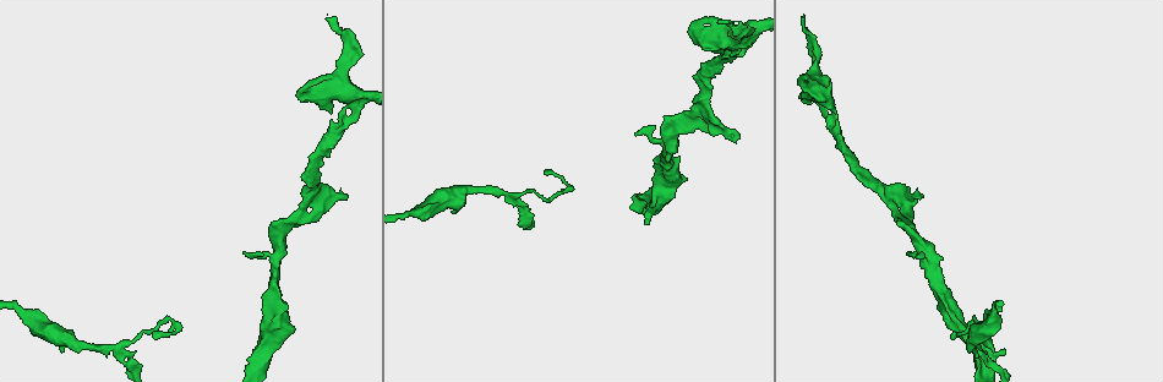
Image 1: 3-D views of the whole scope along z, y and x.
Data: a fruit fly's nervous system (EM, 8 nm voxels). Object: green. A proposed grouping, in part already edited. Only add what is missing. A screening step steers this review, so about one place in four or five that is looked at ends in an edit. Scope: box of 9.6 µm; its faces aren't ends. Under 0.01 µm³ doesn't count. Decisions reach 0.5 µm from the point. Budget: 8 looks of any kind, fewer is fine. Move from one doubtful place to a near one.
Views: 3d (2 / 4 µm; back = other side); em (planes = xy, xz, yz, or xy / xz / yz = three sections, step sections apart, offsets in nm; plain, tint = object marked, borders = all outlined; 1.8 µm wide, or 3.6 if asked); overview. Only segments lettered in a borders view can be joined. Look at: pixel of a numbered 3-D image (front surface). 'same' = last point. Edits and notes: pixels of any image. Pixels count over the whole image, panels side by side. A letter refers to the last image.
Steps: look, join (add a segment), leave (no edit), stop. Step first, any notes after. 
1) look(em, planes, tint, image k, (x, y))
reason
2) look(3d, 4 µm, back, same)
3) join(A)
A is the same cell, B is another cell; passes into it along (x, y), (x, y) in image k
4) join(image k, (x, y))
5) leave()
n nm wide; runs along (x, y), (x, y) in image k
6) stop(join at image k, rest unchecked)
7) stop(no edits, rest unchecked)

look(3d, 2 µm, back, image 1, (804, 18))
branch stops here

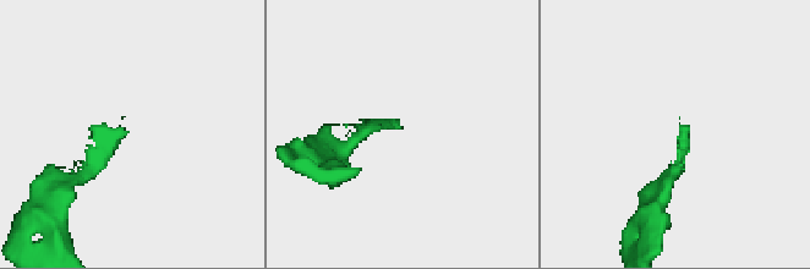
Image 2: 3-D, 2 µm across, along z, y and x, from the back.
look(em, xy, step 8, borders, image 2, (682, 132))
now the EM

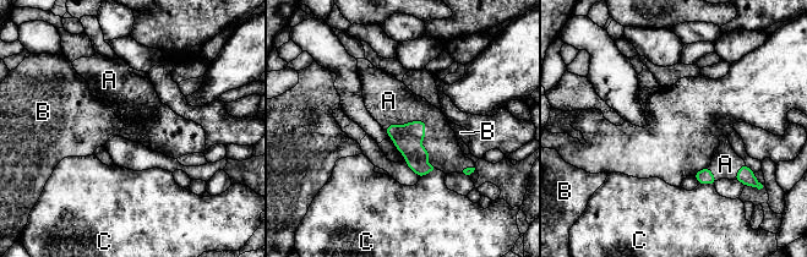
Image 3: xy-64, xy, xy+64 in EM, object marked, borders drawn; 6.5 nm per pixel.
join(A)
190 nm wide; A is the same cell, B and C are other cells; the neuron continues

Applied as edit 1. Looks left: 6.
look(3d, 4 µm, image 1, (245, 252))
thin end

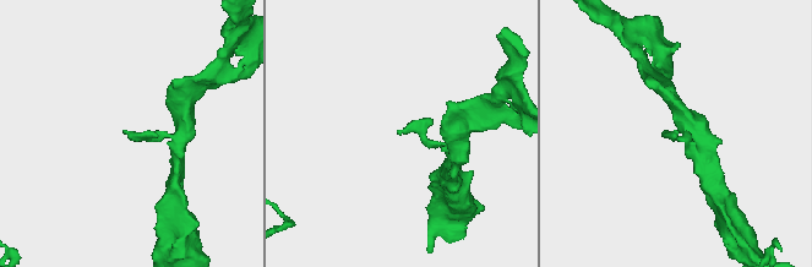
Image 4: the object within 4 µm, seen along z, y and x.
look(em, planes, plain, image 4, (124, 130))
shape alone is not enough

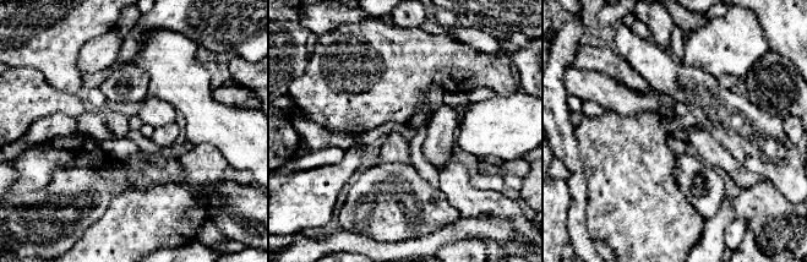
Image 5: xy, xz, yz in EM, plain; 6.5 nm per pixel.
look(em, planes, borders, same)
what lies round it

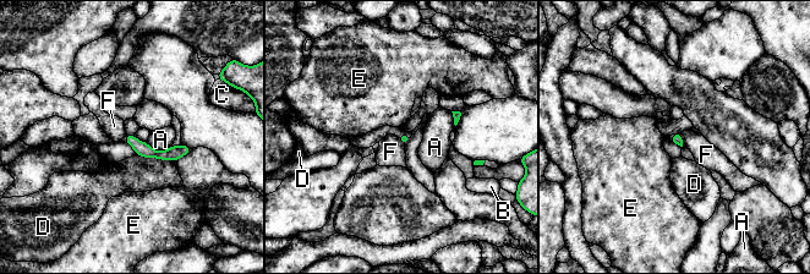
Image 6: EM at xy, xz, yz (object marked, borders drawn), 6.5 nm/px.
leave()
A, B, C, D, E and F are other cells; runs along (129, 137), (156, 154), (186, 149) in image 6; none of them fits

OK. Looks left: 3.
look(3d, 4 µm, image 1, (115, 349))
a fork

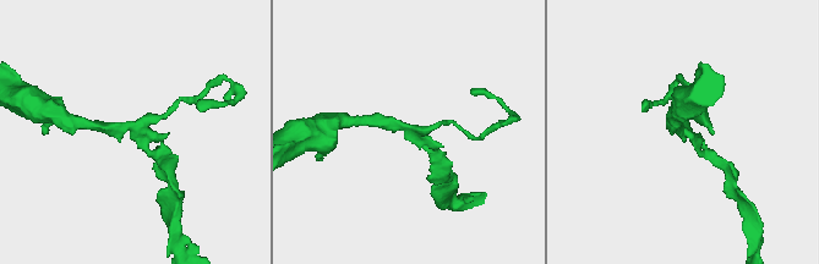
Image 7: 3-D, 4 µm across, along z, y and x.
look(em, yz, step 16, borders, image 7, (404, 129))
3 arms; now the EM

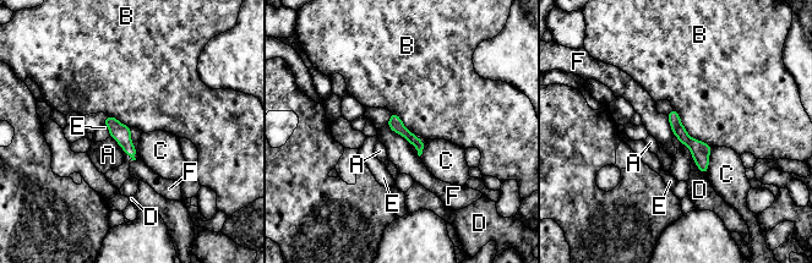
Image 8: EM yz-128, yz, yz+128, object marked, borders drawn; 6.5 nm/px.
leave()
B touches over 380 nm; A, B, C, D, E and F are other cells; border along (672, 107), (685, 130), (712, 146) in image 8; none of them fits

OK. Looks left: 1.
stop(join at image 3, rest unchecked)

